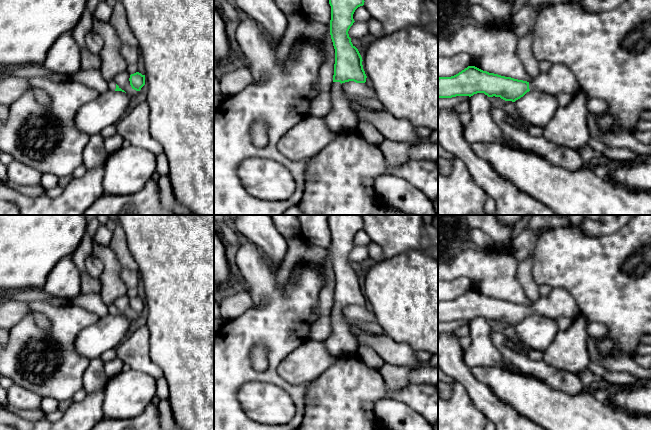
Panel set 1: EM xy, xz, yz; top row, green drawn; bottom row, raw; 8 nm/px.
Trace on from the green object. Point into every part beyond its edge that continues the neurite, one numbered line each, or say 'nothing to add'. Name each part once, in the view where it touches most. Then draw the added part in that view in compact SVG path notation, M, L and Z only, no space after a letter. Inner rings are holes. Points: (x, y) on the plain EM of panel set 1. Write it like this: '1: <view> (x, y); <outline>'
1: xz (341, 342); M333 306L329 317L331 320L331 333L323 341L328 352L336 357L356 353L358 345L343 316L342 308L340 306Z

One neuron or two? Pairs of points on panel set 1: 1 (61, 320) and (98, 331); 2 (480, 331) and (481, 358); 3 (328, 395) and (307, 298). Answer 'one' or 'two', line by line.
1: two
2: one
3: two

